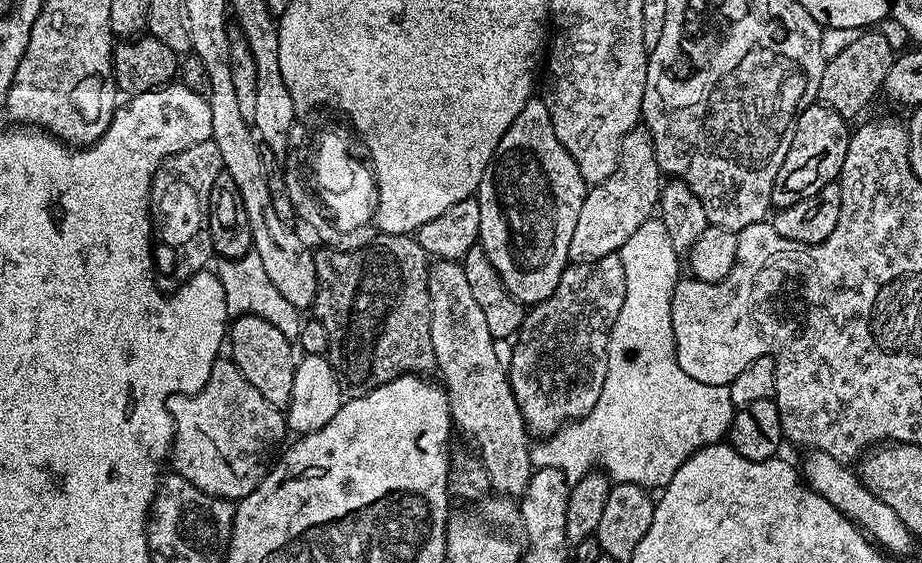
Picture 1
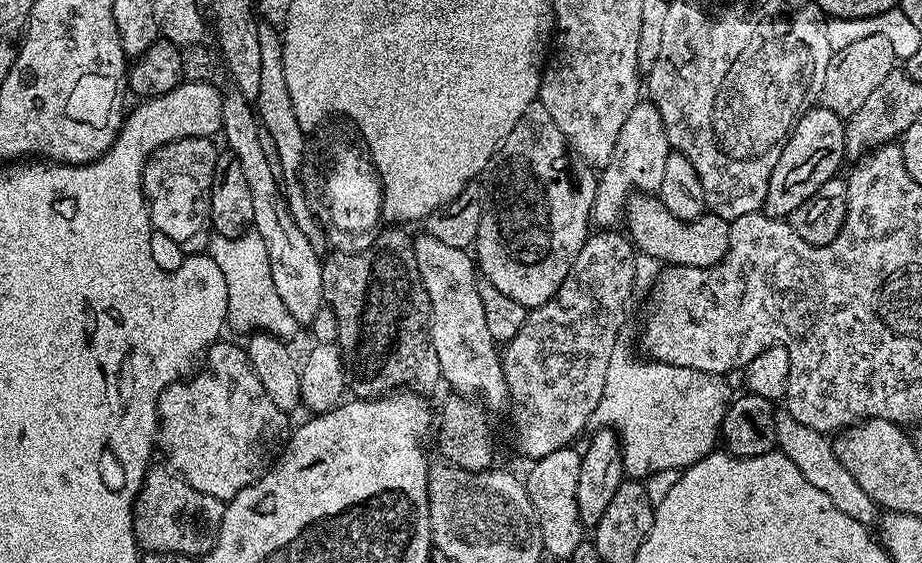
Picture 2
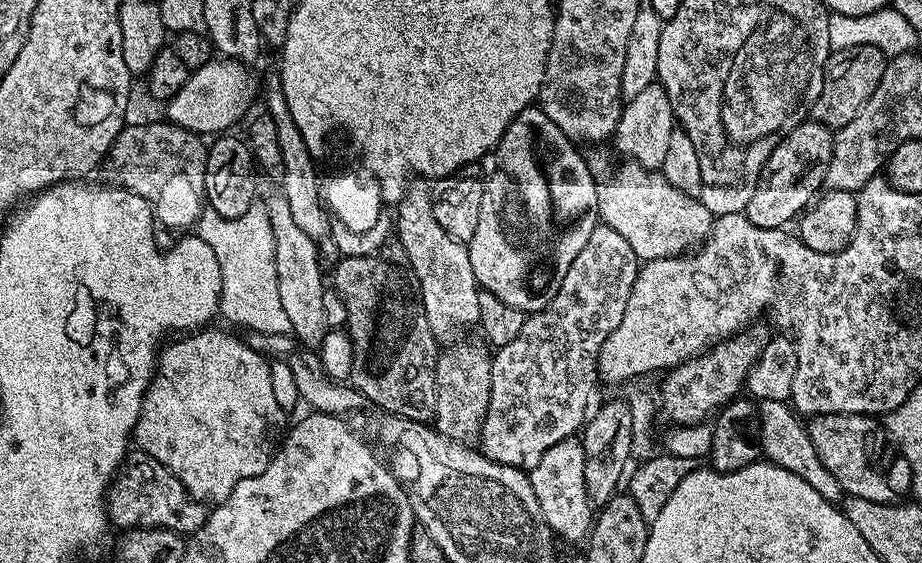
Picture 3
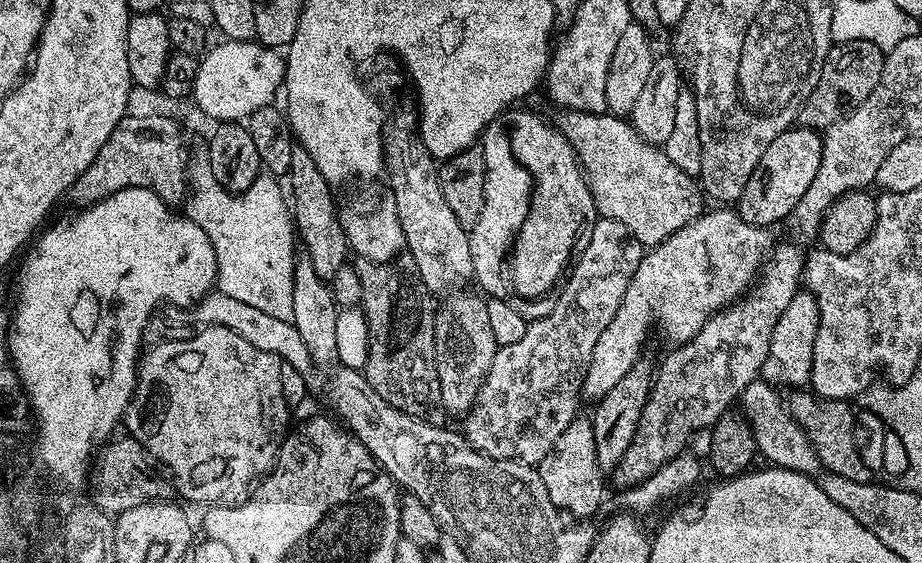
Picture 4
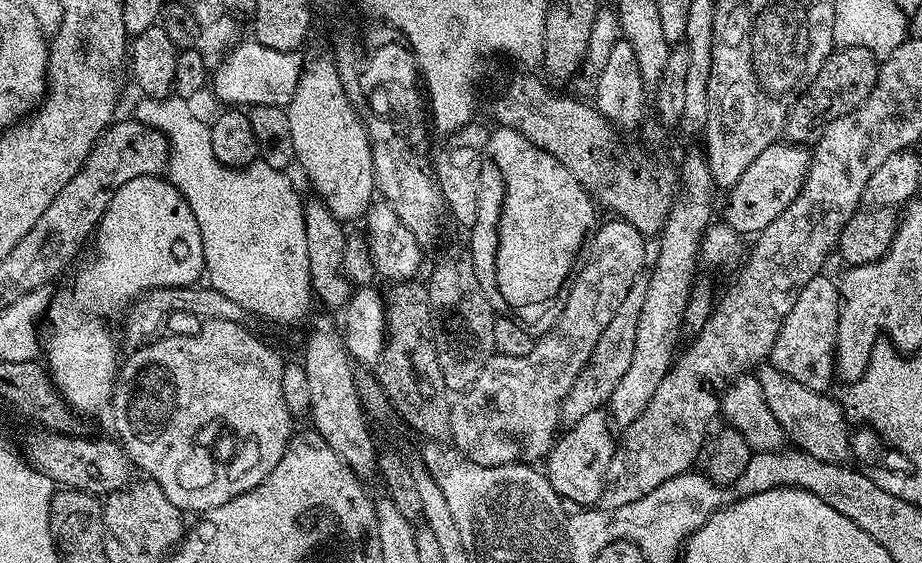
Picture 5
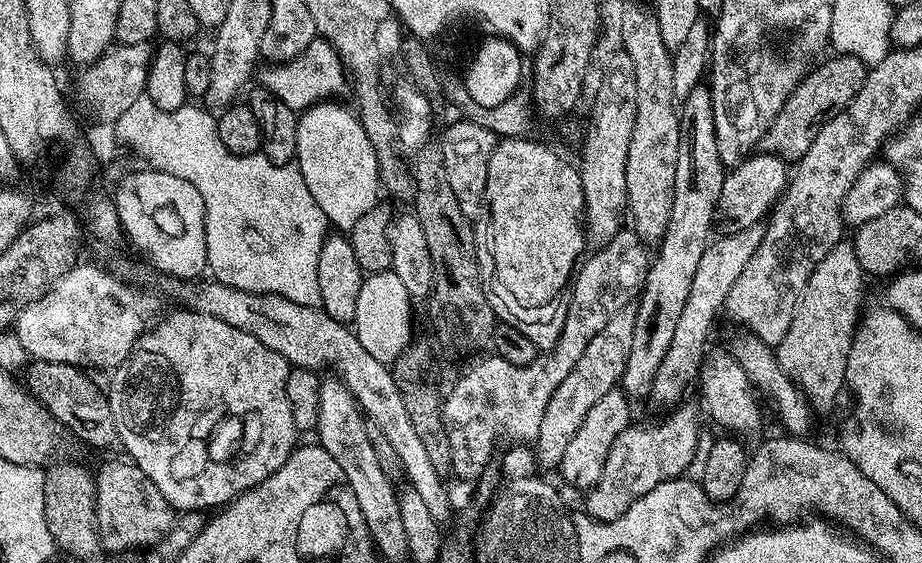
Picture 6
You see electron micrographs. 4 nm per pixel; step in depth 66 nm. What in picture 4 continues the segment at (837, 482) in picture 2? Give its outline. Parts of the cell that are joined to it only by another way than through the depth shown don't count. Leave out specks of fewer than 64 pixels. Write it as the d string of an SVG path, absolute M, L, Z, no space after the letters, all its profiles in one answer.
M758 378L746 386L738 401L742 415L750 422L750 431L754 434L756 451L765 456L769 465L785 468L791 472L801 472L804 476L815 477L821 471L818 454L810 446L806 434L798 426L788 410L788 405L777 389L767 380Z

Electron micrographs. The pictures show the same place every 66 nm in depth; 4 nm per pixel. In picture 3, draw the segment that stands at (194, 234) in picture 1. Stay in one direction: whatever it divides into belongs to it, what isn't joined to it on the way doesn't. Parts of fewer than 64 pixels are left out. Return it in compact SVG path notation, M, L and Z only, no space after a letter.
M163 122L164 124L132 124L129 123L122 131L118 134L118 138L113 142L112 149L108 152L107 157L102 165L103 171L108 171L108 176L113 185L123 186L128 192L138 194L142 199L147 200L149 206L152 208L153 217L161 225L169 224L172 228L188 228L197 223L200 217L204 215L206 211L206 162L208 161L208 144L205 141L200 141L195 136L195 131L189 130L185 125L174 124L171 122Z

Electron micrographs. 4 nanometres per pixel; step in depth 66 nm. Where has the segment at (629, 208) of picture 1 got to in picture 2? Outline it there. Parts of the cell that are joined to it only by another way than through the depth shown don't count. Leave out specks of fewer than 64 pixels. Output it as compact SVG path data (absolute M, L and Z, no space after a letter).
M655 103L636 104L634 110L630 110L622 130L618 130L610 162L599 173L600 181L597 182L596 192L592 196L592 224L600 230L611 229L616 223L621 223L625 215L625 205L633 193L659 193L669 153L666 126Z

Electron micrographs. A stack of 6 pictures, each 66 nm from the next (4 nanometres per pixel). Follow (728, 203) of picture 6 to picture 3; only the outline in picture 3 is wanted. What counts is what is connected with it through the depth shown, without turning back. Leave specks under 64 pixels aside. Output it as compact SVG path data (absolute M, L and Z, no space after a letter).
M811 118L804 119L787 129L783 138L777 139L766 166L760 172L760 181L756 183L754 198L750 198L746 209L746 215L756 226L788 226L791 220L793 223L800 213L817 199L818 193L824 188L826 170L834 154L836 138L833 129L827 124Z

